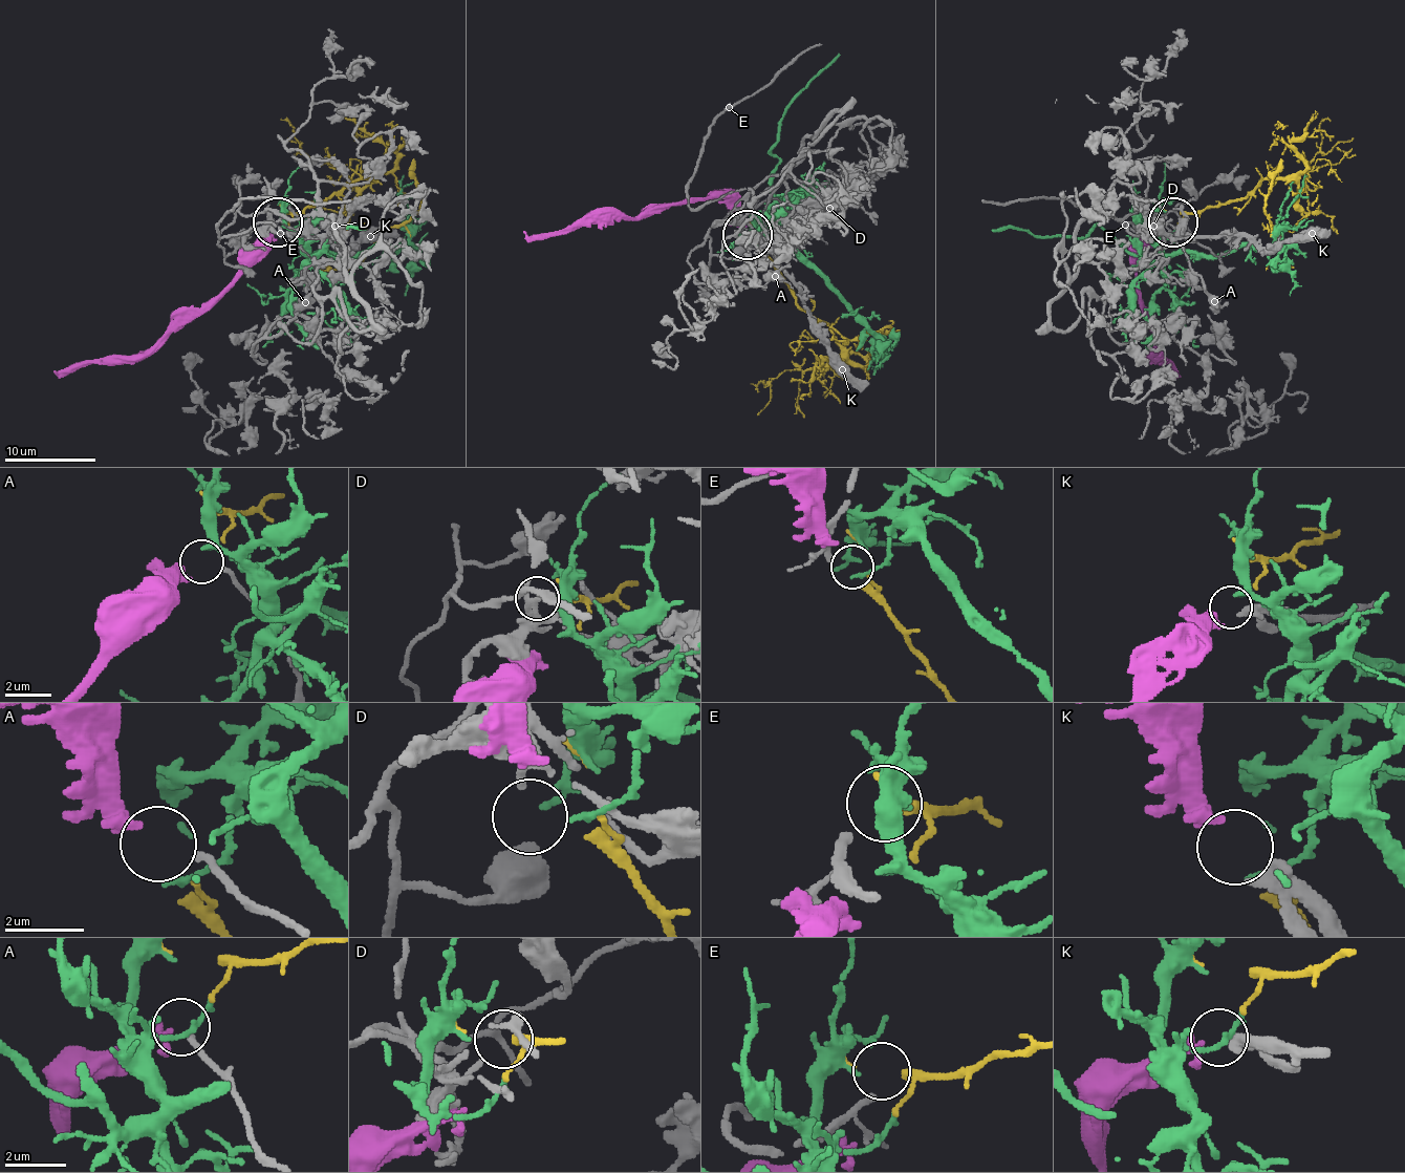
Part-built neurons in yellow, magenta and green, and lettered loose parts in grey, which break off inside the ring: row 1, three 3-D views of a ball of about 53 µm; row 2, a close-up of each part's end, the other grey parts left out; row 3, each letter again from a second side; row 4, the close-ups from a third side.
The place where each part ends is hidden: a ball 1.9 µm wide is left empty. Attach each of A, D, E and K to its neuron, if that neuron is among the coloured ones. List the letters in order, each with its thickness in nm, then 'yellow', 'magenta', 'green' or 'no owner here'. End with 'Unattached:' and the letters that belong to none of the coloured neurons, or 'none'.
A: calibre 190 nm; no owner here
D: calibre 120 nm; no owner here
E: calibre 170 nm; yellow
K: calibre 220 nm; magenta
Unattached: A, D

